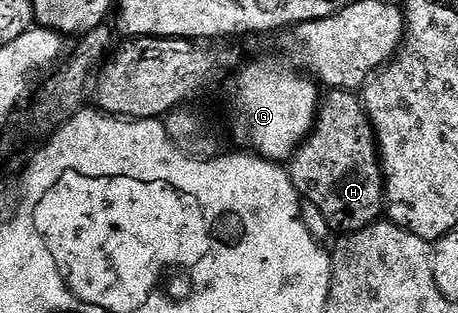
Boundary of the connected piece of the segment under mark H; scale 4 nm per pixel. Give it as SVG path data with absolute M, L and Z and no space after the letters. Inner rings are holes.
M333 89L322 94L319 111L315 115L315 127L290 158L289 172L300 198L313 203L313 207L318 207L336 234L346 235L361 231L366 225L374 225L384 212L385 186L375 144L375 130L371 128L367 112L363 110L362 100L354 92Z

